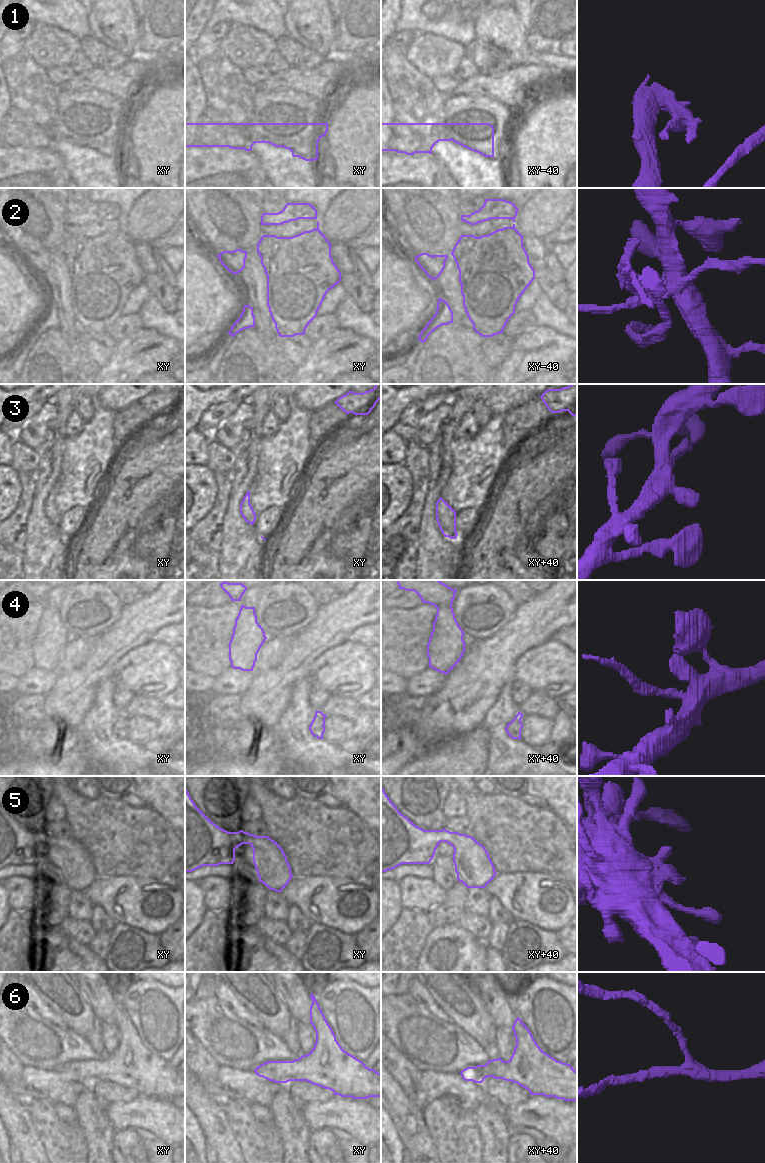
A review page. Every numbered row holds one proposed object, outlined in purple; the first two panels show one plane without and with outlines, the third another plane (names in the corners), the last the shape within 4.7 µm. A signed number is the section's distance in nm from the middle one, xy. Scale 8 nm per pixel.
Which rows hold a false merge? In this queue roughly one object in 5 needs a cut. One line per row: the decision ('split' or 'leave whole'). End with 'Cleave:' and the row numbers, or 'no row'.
1: split
2: split
3: leave whole
4: split
5: leave whole
6: leave whole
Cleave: 1, 2, 4

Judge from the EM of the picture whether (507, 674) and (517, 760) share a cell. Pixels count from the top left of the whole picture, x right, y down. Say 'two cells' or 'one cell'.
two cells

